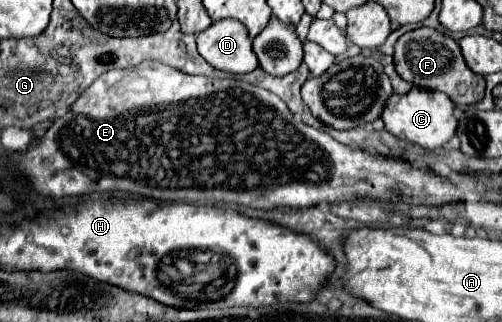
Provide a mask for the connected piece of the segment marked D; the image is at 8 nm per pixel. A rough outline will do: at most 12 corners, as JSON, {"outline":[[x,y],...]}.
{"outline":[[215,21],[197,35],[199,55],[219,71],[259,67],[247,29]]}

